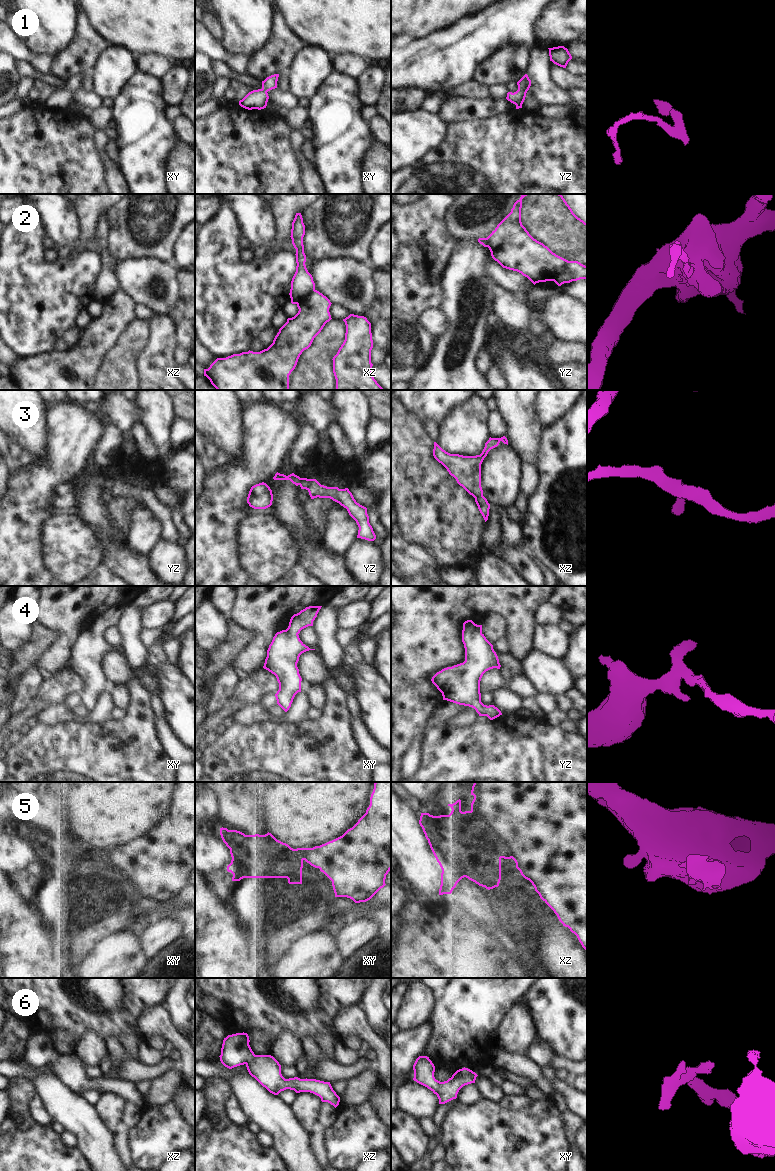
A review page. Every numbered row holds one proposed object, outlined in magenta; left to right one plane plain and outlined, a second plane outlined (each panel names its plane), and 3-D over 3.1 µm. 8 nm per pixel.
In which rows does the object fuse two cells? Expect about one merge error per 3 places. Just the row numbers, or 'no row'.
2, 5

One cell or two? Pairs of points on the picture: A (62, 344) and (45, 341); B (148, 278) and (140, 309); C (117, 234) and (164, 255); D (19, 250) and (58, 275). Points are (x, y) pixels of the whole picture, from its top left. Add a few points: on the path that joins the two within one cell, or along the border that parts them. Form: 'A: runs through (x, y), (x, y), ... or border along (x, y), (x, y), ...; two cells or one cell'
A: border along (71, 328), (68, 328), (56, 340), (53, 349); two cells
B: border along (136, 303), (142, 303), (154, 313); two cells
C: runs through (129, 239), (139, 247), (152, 249); one cell
D: runs through (29, 259), (45, 275), (48, 275); one cell

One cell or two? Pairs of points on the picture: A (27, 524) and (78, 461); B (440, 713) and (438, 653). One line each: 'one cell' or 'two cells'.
A: one cell
B: two cells

